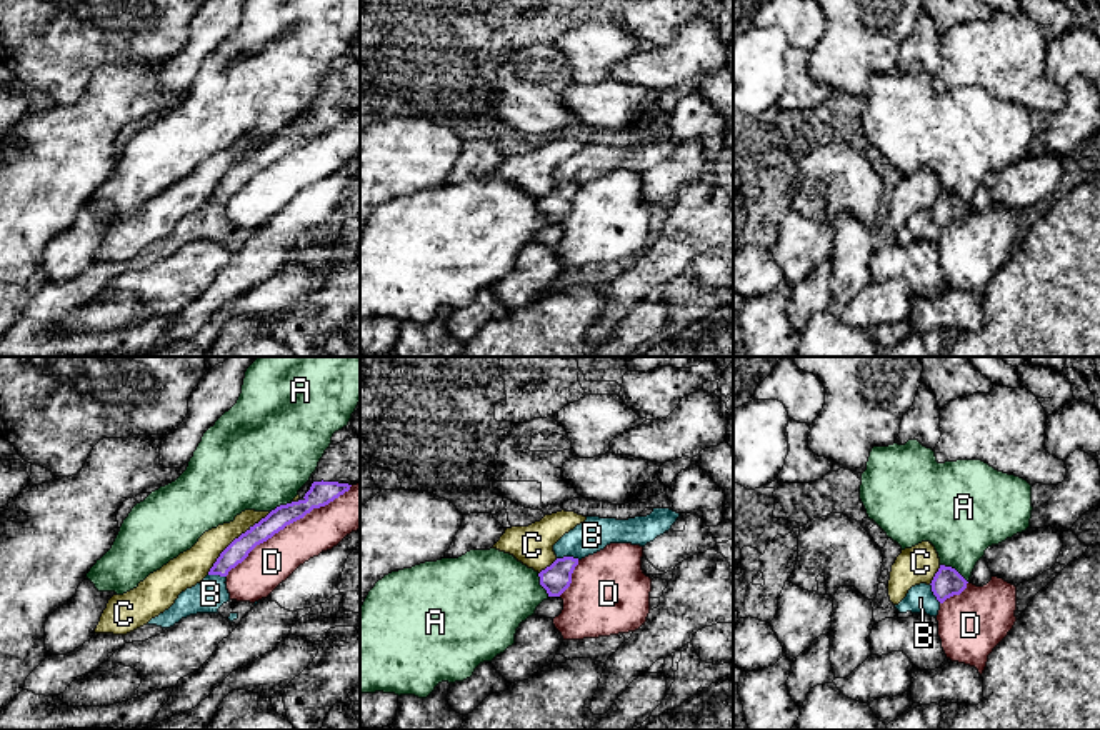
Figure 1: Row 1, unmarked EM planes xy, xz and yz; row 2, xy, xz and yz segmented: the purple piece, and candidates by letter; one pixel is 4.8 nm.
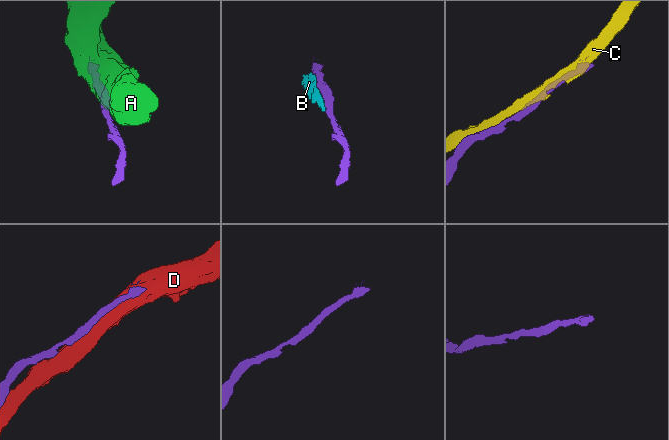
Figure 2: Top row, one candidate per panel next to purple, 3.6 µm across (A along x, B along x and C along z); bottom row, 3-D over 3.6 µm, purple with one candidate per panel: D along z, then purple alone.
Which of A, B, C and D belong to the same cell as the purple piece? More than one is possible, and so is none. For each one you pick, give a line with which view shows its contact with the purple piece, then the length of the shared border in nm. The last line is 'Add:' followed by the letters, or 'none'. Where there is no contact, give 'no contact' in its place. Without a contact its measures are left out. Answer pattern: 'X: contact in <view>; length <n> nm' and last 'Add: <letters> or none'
Add: none

